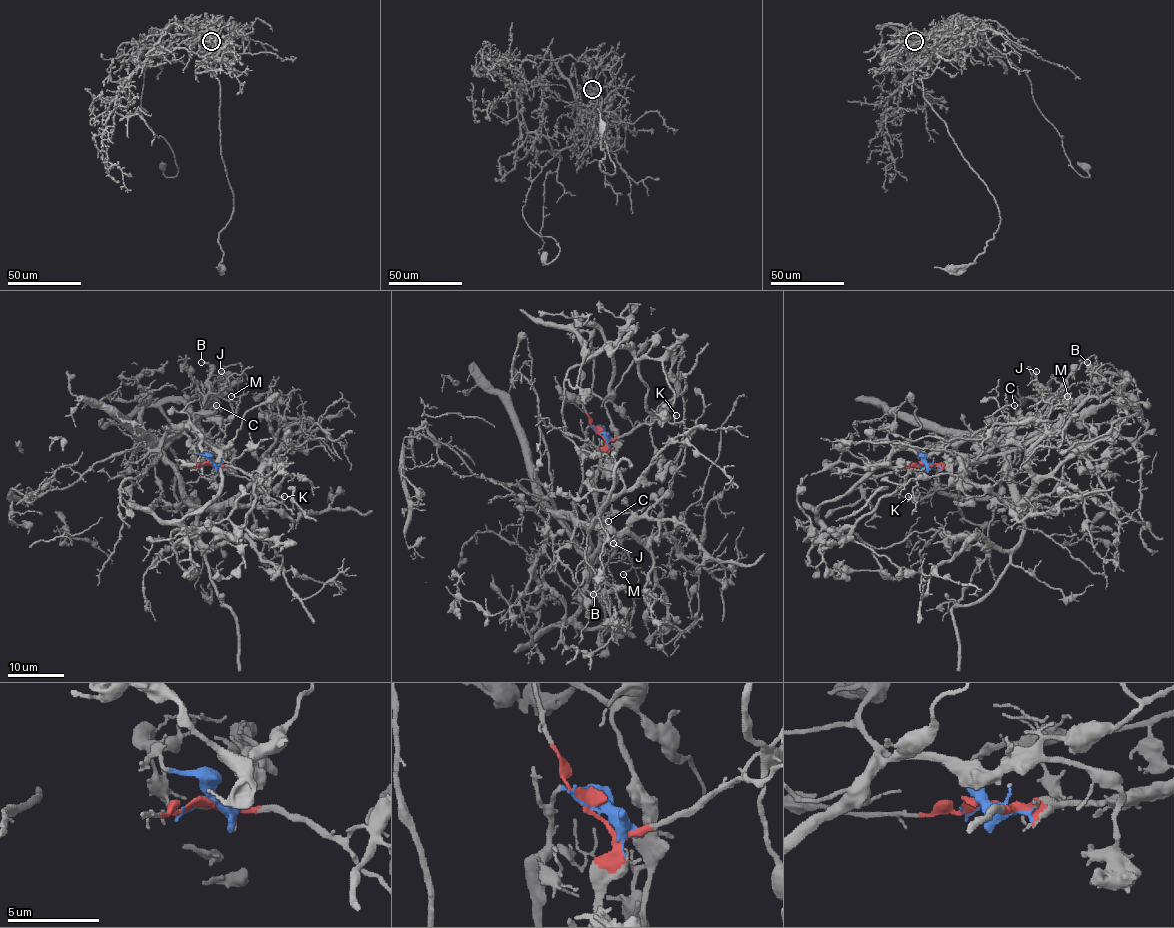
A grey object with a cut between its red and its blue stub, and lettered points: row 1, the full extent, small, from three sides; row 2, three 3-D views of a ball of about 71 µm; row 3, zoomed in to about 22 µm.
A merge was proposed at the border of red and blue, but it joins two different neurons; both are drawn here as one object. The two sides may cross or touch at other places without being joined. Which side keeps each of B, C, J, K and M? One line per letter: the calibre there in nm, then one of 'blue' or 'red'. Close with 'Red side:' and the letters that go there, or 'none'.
B: 120 nm thick; blue
C: 130 nm thick; blue
J: 130 nm thick; blue
K: 140 nm thick; red
M: 120 nm thick; red
Red side: K, M

